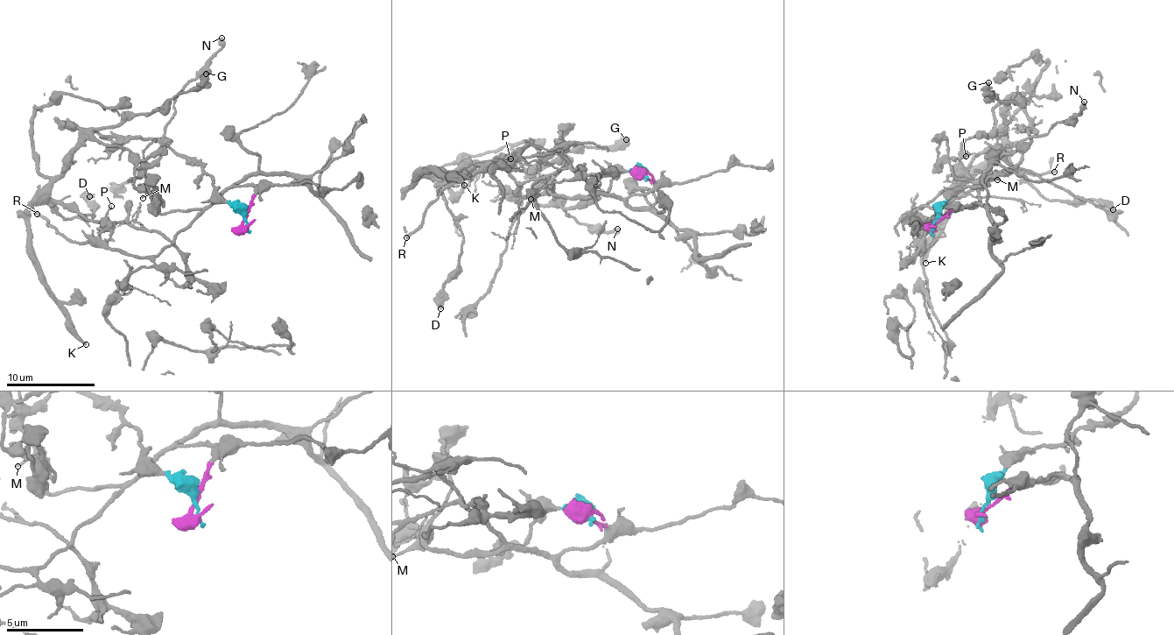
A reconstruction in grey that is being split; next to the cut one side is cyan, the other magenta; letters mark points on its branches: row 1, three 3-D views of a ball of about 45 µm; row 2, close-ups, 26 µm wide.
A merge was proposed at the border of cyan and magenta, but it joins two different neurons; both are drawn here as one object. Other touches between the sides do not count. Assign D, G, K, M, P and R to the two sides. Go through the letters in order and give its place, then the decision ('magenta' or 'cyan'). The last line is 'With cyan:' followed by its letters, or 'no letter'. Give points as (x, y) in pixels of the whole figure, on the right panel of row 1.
D: place (1113, 209); cyan
G: place (988, 82); cyan
K: place (925, 263); cyan
M: place (997, 179); magenta
P: place (966, 156); cyan
R: place (1054, 172); magenta
With cyan: D, G, K, P

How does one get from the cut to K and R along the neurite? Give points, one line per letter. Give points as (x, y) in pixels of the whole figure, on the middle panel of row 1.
K: (644, 174), (624, 171), (572, 206), (507, 194), (474, 163), (415, 186), (411, 179), (432, 171), (464, 185)
R: (643, 174), (653, 186), (621, 197), (596, 189), (555, 151), (484, 162), (441, 193), (405, 238)

